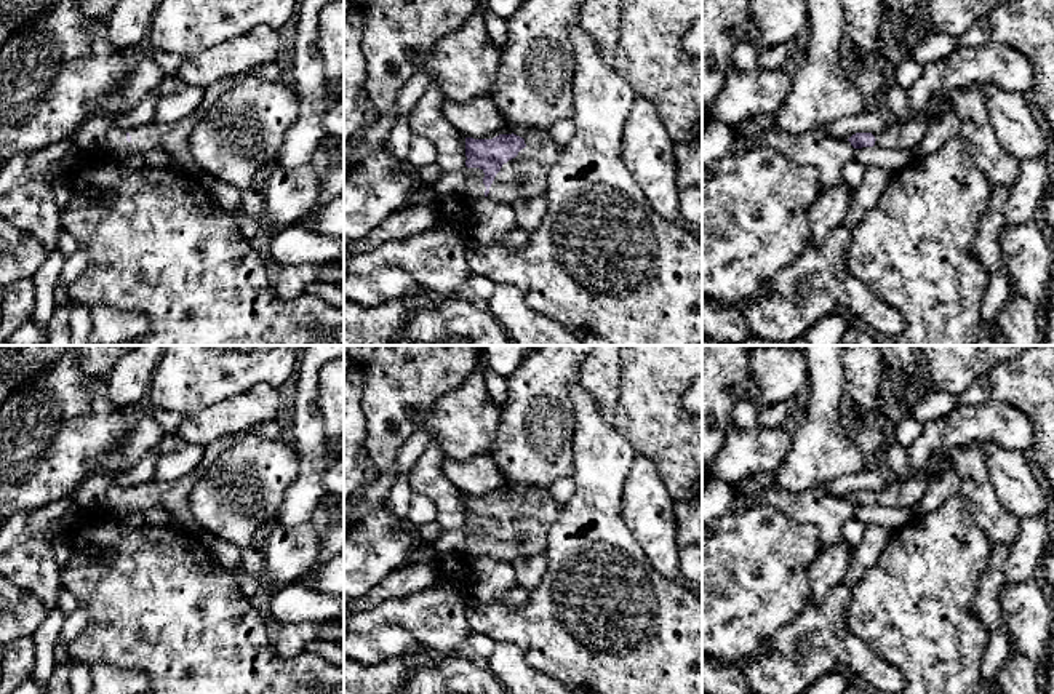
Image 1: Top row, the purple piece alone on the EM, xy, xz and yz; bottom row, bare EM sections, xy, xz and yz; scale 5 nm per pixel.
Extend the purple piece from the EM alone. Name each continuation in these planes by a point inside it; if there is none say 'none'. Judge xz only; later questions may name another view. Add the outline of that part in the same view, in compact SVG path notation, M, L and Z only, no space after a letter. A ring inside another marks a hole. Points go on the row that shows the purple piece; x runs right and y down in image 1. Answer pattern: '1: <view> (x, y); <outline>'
1: xz (526, 176); M521 130L517 136L525 139L526 147L502 165L488 193L489 198L509 206L544 195L549 173L561 154L561 147L552 141L547 130Z

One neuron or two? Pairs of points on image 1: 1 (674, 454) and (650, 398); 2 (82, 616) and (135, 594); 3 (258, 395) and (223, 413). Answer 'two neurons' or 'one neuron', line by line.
1: one neuron
2: two neurons
3: one neuron

